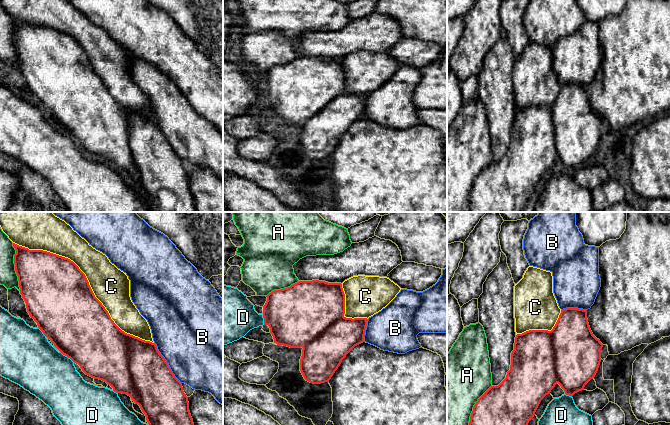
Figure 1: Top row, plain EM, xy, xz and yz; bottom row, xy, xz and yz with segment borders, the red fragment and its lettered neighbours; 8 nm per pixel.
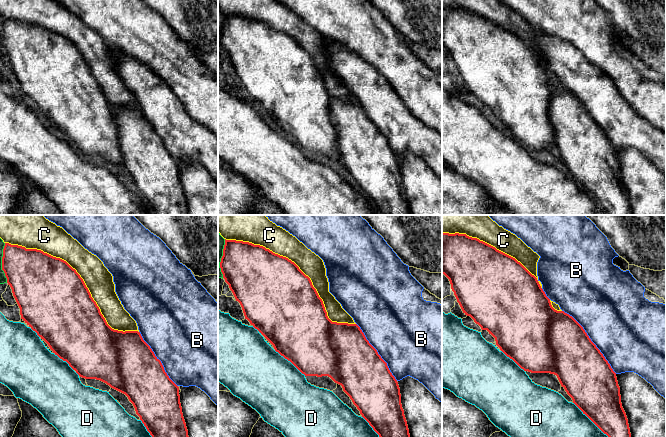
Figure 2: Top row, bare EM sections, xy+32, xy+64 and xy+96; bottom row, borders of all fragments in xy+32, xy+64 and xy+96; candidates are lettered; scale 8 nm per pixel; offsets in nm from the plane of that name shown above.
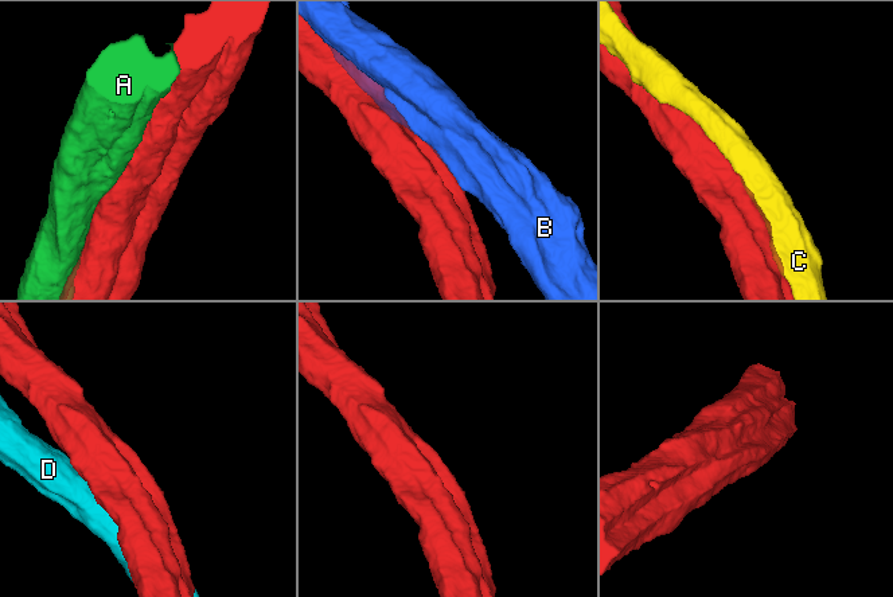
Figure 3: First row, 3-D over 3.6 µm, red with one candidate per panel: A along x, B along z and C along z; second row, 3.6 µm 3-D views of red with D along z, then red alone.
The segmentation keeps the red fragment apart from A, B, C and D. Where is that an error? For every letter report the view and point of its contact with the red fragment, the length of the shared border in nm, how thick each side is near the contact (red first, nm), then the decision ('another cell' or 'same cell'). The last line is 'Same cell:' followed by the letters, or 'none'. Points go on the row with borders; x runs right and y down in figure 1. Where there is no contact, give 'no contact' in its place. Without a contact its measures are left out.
A: xy (15, 267) | 380 nm | 420/140 nm | another cell
B: xy (167, 363) | 400 nm | 440/500 nm | another cell
C: xy (88, 282) | 1400 nm | 500/300 nm | another cell
D: xy (67, 356) | 150 nm | 500/400 nm | another cell
Same cell: none

